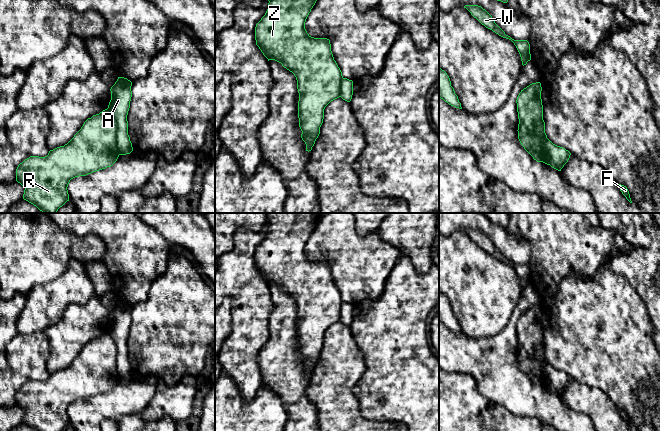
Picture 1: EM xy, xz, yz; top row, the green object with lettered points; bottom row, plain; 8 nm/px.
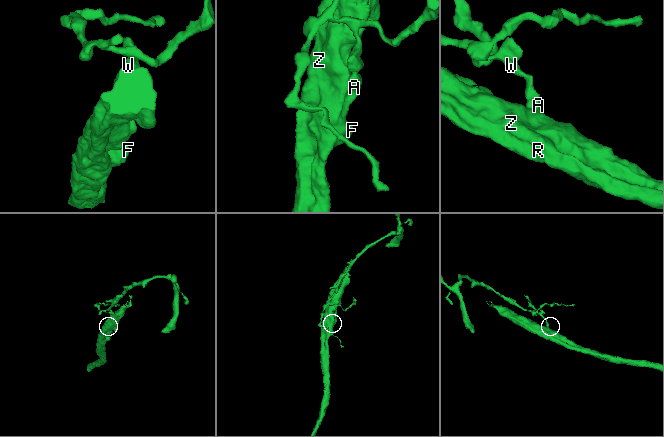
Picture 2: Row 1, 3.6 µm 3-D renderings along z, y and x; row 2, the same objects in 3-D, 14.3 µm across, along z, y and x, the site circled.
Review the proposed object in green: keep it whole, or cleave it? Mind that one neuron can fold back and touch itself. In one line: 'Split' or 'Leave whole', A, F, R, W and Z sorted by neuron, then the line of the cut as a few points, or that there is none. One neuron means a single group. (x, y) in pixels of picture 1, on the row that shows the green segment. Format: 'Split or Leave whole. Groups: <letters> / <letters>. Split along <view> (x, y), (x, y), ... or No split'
Split. Groups: A W / F R Z. Split along xy (107, 108), (116, 124), (116, 149), (119, 154)

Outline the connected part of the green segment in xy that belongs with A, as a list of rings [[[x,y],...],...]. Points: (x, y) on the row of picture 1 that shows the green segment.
[[[118,77],[111,87],[111,100],[108,109],[111,111],[117,124],[116,143],[119,155],[130,154],[133,151],[128,135],[127,115],[132,97],[132,82],[124,77]]]

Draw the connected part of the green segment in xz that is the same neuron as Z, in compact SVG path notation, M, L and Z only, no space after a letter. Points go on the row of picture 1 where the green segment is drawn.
M268 0L268 9L255 27L256 45L269 60L275 60L294 74L297 80L299 93L298 118L302 131L301 138L306 144L306 151L311 151L320 134L320 127L324 119L324 109L333 100L340 97L342 72L334 60L330 40L327 38L311 37L306 29L305 22L317 0Z

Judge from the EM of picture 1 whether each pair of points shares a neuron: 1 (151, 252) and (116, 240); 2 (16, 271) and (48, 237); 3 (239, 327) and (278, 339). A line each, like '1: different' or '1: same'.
1: same
2: same
3: different

